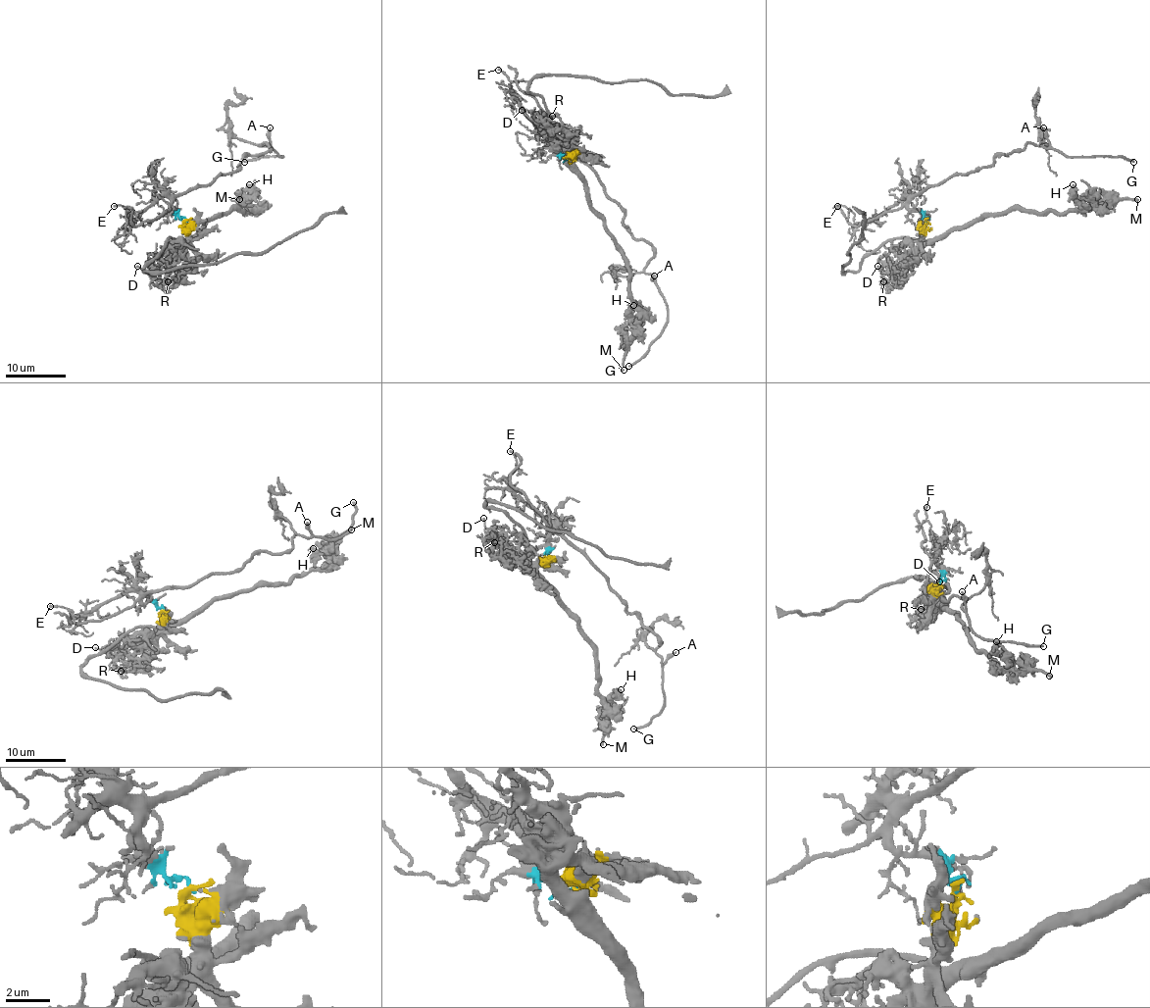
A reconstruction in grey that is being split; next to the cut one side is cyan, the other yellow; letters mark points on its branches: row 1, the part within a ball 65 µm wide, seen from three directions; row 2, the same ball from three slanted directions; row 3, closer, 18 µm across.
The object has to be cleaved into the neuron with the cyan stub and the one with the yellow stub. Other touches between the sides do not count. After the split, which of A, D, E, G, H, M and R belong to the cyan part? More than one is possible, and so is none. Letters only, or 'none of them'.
A, E, G

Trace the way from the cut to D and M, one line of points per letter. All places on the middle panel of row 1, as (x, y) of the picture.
D: (570, 158), (571, 152), (559, 148), (521, 110)
M: (570, 158), (566, 152), (566, 165), (582, 182), (587, 204), (629, 272), (637, 327), (624, 370)

